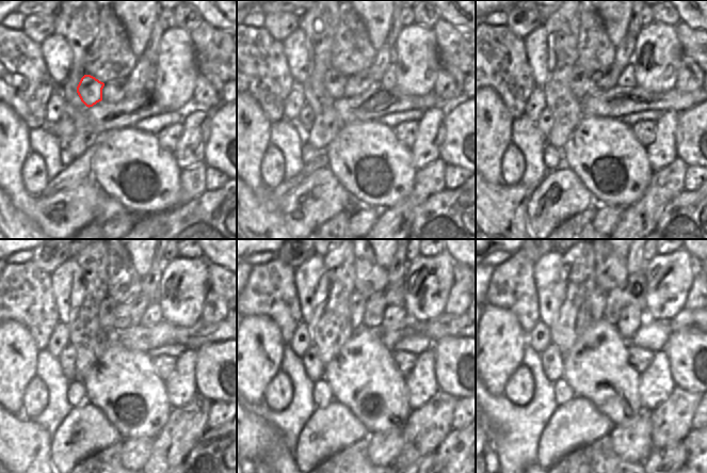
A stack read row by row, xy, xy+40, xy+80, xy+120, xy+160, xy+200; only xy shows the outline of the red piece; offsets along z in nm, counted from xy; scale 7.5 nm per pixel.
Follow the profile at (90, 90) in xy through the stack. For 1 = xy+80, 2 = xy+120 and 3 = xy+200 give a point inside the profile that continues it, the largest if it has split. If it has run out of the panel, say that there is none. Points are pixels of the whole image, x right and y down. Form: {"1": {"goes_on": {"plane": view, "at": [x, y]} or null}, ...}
{"1": {"goes_on": {"plane": "xy+80", "at": [579, 78]}}, "2": {"goes_on": {"plane": "xy+120", "at": [107, 312]}}, "3": {"goes_on": {"plane": "xy+200", "at": [598, 297]}}}

